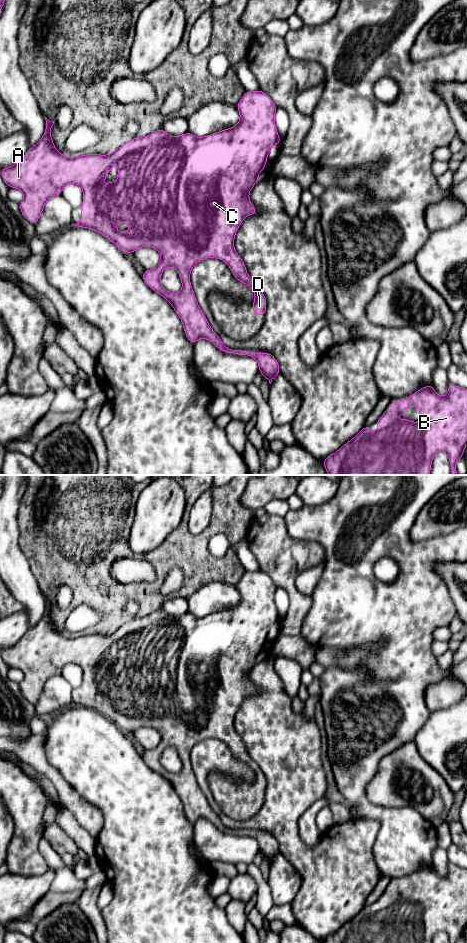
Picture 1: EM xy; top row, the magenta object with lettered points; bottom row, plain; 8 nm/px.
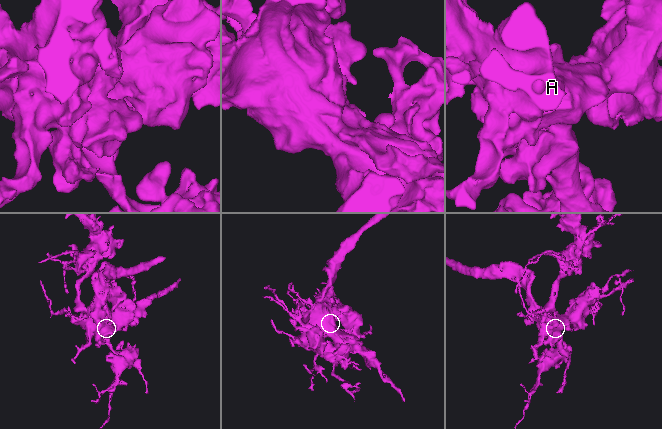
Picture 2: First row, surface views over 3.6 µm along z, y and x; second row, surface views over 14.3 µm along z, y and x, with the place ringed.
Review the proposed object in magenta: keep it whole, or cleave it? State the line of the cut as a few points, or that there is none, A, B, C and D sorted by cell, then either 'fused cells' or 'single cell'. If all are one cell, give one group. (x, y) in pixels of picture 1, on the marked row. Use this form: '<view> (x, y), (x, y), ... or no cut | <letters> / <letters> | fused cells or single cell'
no cut | A B C D | single cell

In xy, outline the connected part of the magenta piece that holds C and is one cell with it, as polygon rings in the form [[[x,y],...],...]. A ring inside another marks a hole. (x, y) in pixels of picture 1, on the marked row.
[[[257,90],[246,91],[236,107],[240,113],[240,121],[236,126],[205,137],[195,137],[190,132],[180,136],[170,136],[160,128],[145,137],[133,138],[111,154],[87,154],[75,158],[68,158],[56,150],[51,137],[54,121],[49,121],[45,117],[45,133],[41,140],[34,147],[29,148],[16,164],[1,169],[1,176],[10,188],[17,188],[23,192],[24,199],[19,204],[20,210],[22,215],[34,225],[38,222],[45,203],[51,197],[61,195],[62,189],[68,184],[79,185],[83,190],[81,221],[74,225],[95,230],[125,253],[133,253],[141,247],[157,249],[161,254],[159,264],[151,270],[145,270],[142,278],[153,291],[163,296],[172,305],[182,321],[186,338],[192,344],[205,338],[227,354],[254,358],[259,364],[259,372],[271,384],[280,373],[279,362],[275,357],[271,353],[254,353],[226,347],[210,327],[197,303],[190,283],[190,272],[196,263],[206,258],[221,259],[230,267],[235,279],[248,285],[254,291],[255,300],[251,305],[253,313],[265,317],[267,306],[265,295],[246,272],[243,260],[235,251],[234,237],[243,219],[247,215],[258,212],[249,200],[249,192],[259,182],[258,175],[267,164],[269,150],[281,142],[274,121],[277,106],[266,93]],[[114,165],[119,167],[118,179],[103,186],[104,179]],[[115,223],[128,223],[129,231],[122,233],[115,228]],[[167,267],[174,267],[181,279],[182,290],[177,294],[168,292],[160,283],[160,276]]]

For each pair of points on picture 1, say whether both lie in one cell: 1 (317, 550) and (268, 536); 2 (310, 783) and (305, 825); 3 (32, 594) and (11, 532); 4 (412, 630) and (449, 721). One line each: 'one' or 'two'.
1: one
2: two
3: one
4: two

